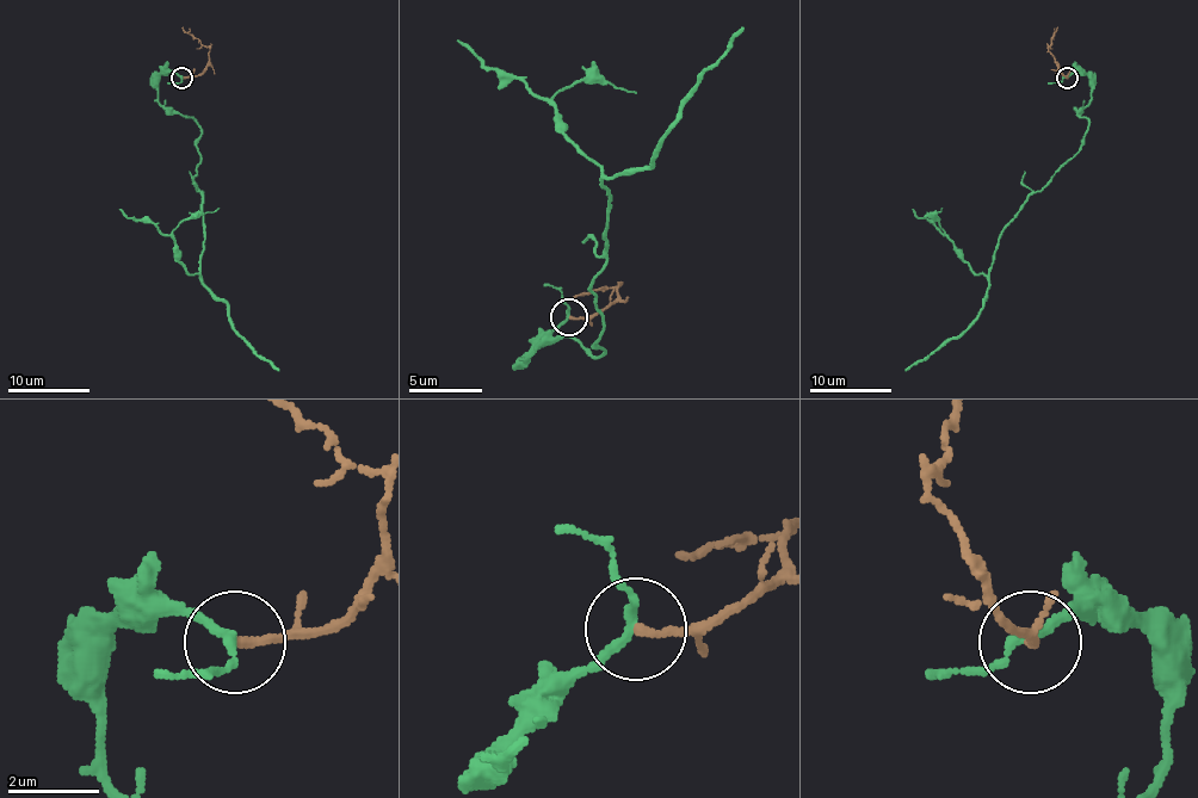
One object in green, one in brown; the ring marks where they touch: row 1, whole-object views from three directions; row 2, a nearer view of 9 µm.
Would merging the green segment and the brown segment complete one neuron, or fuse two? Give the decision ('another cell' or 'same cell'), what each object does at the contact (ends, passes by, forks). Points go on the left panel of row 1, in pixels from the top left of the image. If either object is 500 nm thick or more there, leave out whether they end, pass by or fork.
another cell; green passes by; brown ends there

